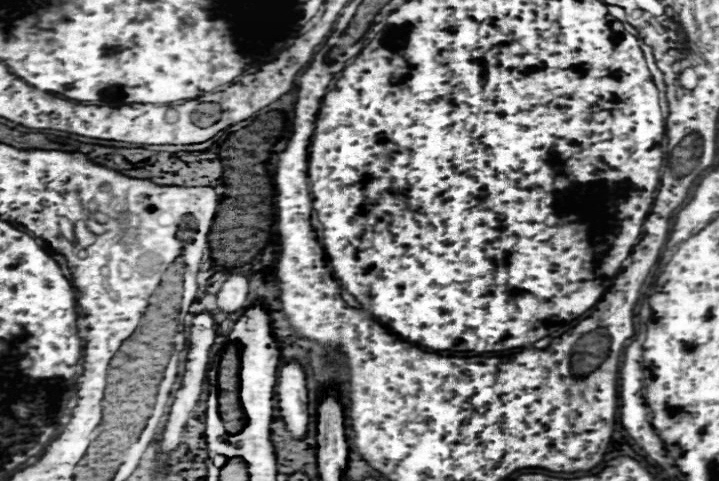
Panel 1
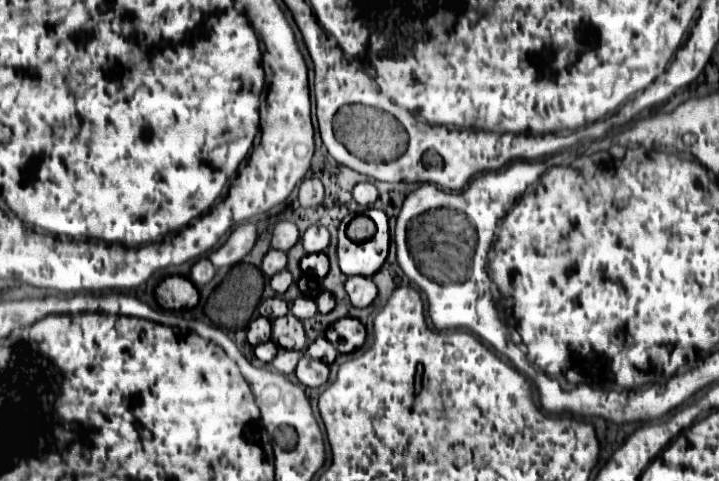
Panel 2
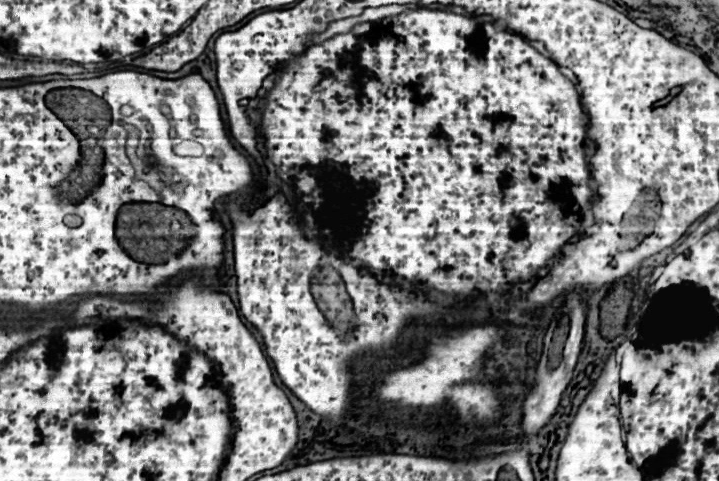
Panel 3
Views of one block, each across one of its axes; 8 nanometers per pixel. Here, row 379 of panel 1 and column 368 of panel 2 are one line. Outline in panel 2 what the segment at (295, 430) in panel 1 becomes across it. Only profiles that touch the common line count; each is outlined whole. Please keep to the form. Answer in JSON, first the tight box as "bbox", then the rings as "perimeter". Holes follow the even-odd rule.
{"bbox":[346,276,376,308],"perimeter":[[[352,276],[346,280],[346,294],[356,308],[366,308],[376,298],[376,284],[366,276]]]}

